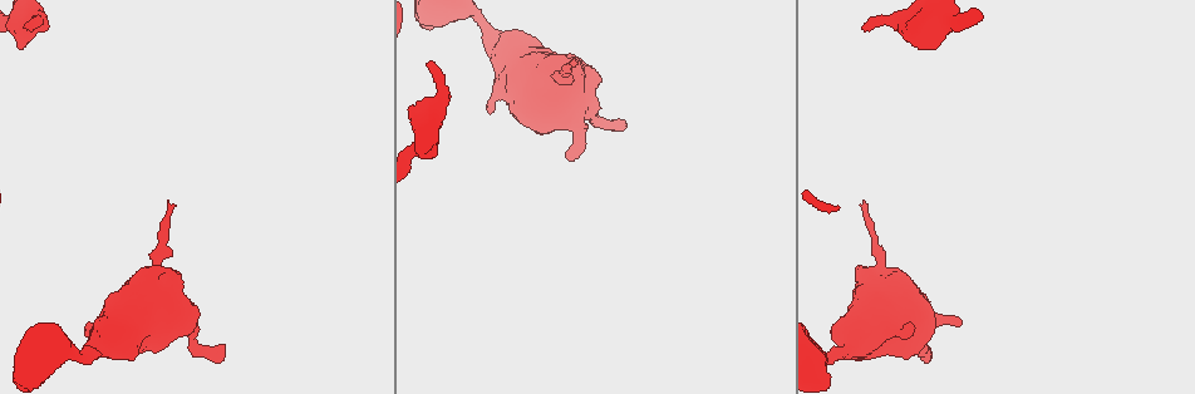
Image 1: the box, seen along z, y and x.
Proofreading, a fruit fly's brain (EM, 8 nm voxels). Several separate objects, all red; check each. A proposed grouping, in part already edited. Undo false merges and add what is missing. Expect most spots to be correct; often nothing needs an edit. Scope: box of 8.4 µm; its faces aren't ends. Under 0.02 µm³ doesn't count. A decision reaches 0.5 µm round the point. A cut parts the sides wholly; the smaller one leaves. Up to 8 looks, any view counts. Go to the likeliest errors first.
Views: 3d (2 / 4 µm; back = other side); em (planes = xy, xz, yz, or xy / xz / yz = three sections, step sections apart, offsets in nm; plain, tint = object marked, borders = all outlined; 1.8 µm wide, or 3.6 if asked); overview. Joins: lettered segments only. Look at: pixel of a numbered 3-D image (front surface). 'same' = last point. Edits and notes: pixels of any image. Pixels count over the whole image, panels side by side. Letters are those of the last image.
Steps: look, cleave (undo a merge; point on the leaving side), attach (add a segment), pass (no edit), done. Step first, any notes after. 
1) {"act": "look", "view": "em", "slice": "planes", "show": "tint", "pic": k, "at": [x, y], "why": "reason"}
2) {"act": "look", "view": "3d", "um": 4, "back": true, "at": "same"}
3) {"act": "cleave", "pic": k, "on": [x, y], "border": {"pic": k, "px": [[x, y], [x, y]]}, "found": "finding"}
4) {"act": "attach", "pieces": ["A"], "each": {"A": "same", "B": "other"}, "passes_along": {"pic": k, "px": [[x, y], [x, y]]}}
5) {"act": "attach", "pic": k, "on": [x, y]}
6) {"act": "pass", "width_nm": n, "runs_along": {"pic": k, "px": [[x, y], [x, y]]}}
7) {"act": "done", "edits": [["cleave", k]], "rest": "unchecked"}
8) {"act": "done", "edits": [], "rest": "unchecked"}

{"act": "look", "view": "em", "slice": "planes", "show": "borders", "pic": 1, "at": [24, 24], "why": "an open end"}

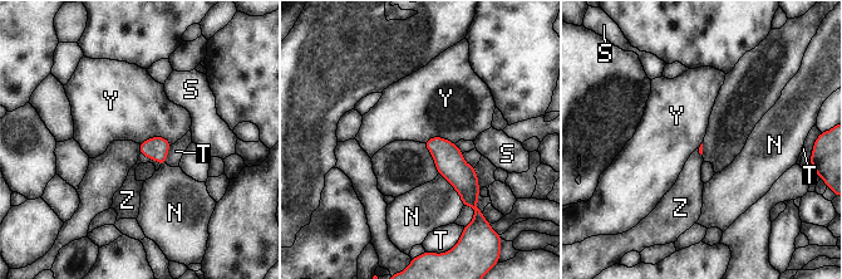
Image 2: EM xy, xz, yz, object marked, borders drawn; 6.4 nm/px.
{"act": "attach", "pieces": ["Z"], "longest_contact_nm": ["N", 280], "each": {"N": "other", "S": "other", "T": "other", "Y": "other", "Z": "same"}, "found": "it goes on there"}

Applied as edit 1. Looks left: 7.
{"act": "look", "view": "overview", "why": "see it whole again"}

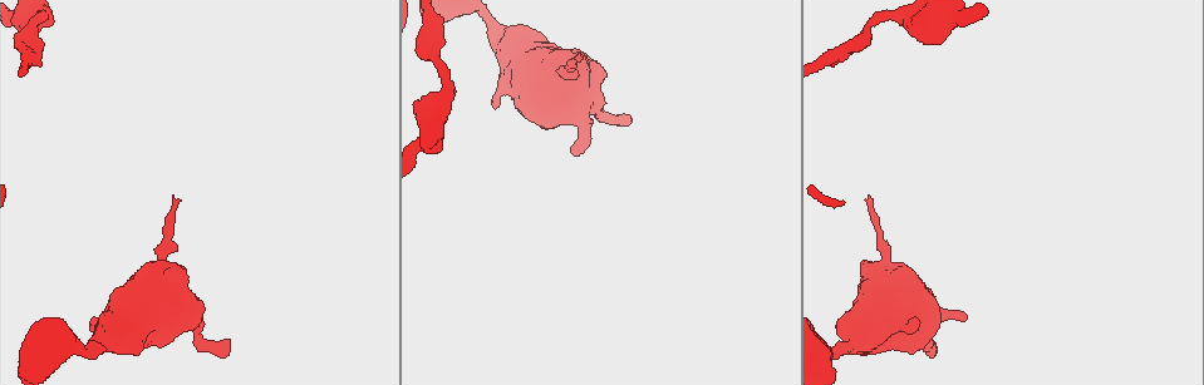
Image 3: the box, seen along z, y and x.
{"act": "look", "view": "em", "um": 3.6, "slice": "planes", "show": "borders", "pic": 3, "at": [630, 118], "why": "branch stops here"}

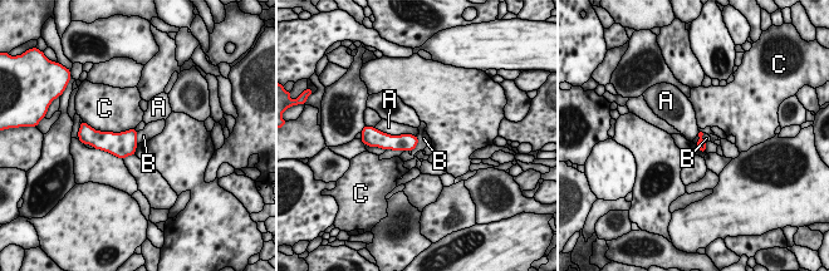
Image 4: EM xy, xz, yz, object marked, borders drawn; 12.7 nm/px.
{"act": "pass", "longest_contact_nm": ["A", 500], "each": {"A": "other", "B": "other", "C": "other"}, "border": {"pic": 4, "px": [[697, 134], [706, 142]]}, "found": "no lettered segment goes on from it"}

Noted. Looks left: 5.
{"act": "look", "view": "3d", "um": 2, "back": true, "pic": 3, "at": [174, 194], "why": "thin end"}

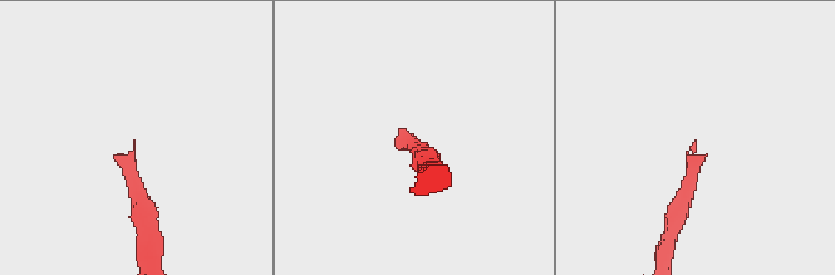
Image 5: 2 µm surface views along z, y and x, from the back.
{"act": "look", "view": "em", "slice": "planes", "show": "borders", "pic": 5, "at": [694, 144]}

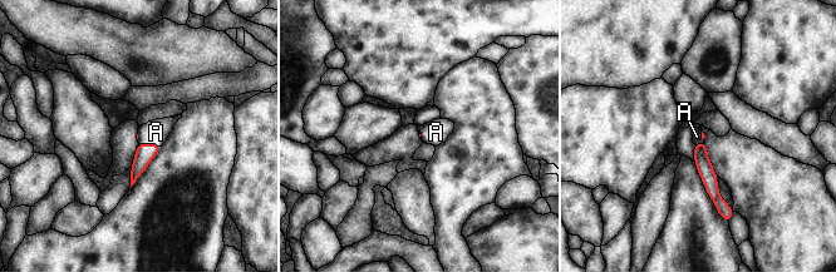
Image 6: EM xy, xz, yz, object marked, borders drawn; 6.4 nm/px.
{"act": "attach", "pieces": ["A"], "each": {"A": "same"}, "passes_along": {"pic": 6, "px": [[144, 153], [150, 144], [156, 132]]}, "found": "it goes on there"}

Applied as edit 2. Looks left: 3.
{"act": "done", "edits": [["attach", 2], ["attach", 6]], "rest": "unchecked"}

